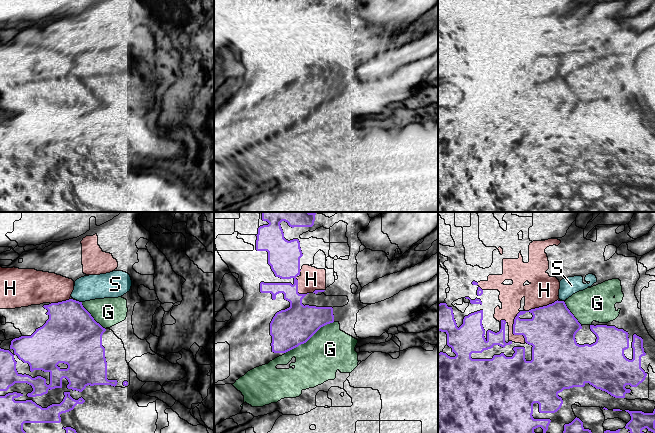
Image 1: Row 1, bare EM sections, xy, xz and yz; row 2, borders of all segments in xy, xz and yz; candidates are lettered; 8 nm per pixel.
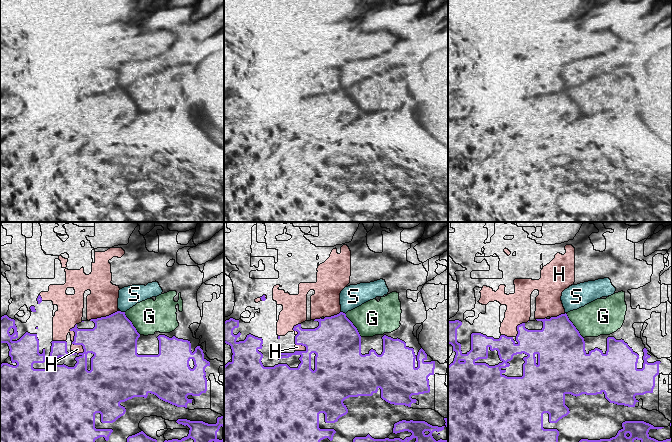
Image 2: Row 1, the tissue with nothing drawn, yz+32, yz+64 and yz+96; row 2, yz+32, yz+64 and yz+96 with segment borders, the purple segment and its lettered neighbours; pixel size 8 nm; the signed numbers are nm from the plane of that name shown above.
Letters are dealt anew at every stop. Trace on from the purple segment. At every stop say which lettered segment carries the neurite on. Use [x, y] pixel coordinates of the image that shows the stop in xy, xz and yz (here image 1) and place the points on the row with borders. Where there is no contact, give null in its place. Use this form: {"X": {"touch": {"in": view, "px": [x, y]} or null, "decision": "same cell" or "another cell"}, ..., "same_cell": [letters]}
{"G": {"touch": {"in": "xz", "px": [309, 338]}, "decision": "another cell"}, "H": {"touch": {"in": "yz", "px": [513, 330]}, "decision": "another cell"}, "S": {"touch": {"in": "xy", "px": [78, 301]}, "decision": "another cell"}, "same_cell": []}

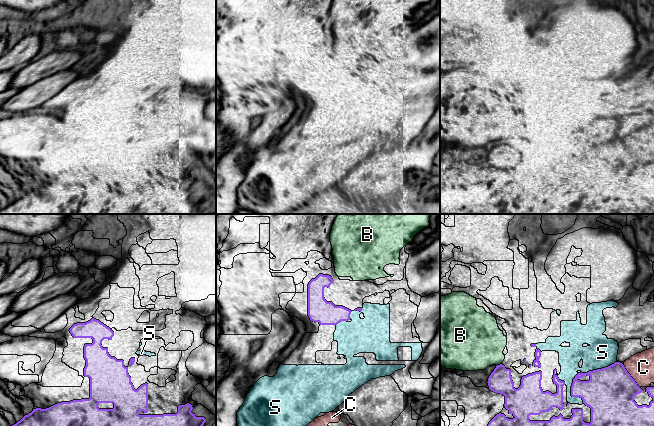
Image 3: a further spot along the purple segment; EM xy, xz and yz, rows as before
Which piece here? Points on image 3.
{"B": {"touch": {"in": "yz", "px": [498, 365]}, "decision": "another cell"}, "C": {"touch": {"in": "yz", "px": [630, 376]}, "decision": "another cell"}, "S": {"touch": {"in": "yz", "px": [571, 391]}, "decision": "another cell"}, "same_cell": []}

